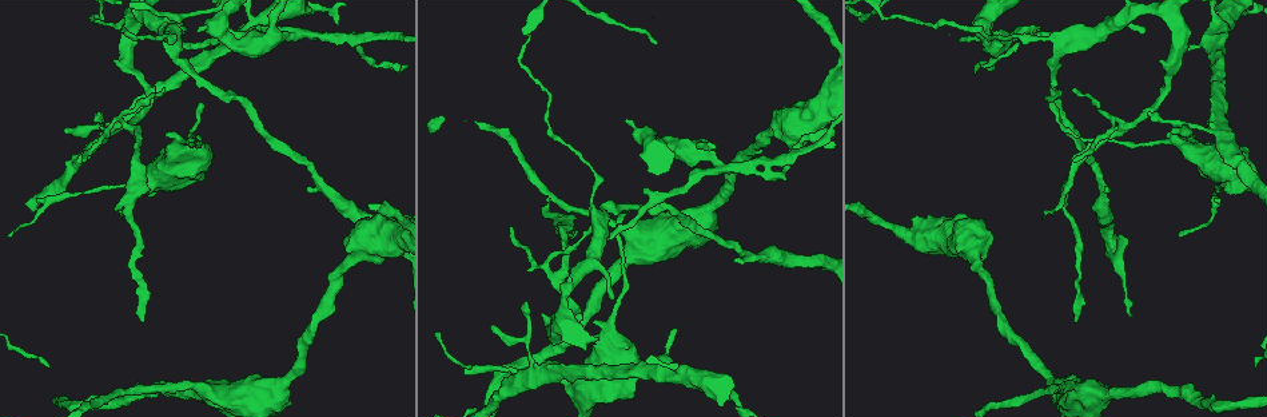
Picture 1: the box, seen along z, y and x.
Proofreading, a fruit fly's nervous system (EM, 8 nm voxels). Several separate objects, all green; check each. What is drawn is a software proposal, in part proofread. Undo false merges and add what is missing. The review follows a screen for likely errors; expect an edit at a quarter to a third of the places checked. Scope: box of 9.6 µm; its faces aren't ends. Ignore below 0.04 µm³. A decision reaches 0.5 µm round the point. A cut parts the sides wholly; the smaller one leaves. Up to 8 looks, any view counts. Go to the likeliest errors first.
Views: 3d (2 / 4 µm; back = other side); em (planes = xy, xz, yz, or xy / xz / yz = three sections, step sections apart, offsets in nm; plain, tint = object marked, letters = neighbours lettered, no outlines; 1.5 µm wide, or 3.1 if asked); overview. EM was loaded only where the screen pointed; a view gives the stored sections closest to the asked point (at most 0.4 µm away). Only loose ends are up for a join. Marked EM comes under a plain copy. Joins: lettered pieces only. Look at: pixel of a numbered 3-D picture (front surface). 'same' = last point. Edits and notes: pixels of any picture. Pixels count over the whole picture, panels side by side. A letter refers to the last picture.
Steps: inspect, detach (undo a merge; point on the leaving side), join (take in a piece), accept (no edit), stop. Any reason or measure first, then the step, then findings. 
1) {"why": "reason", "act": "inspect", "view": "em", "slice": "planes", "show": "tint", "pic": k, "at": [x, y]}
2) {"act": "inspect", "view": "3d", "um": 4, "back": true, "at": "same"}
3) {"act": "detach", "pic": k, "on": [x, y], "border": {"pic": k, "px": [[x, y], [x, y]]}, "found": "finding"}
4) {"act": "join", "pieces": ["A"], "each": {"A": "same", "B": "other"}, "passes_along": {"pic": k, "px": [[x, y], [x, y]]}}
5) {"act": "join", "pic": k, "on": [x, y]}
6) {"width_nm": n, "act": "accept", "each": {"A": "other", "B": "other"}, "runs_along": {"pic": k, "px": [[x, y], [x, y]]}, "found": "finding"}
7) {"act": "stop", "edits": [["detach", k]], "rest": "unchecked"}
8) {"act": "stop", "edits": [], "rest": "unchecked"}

{"why": "thick turns thin", "act": "inspect", "view": "3d", "um": 4, "pic": 1, "at": [1084, 40]}

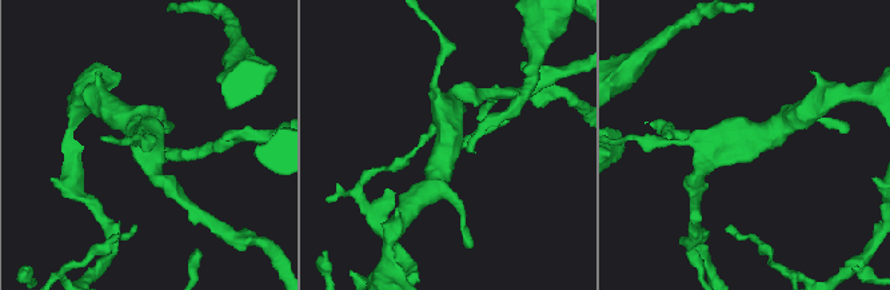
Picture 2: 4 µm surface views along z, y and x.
{"arms": 4, "act": "inspect", "view": "em", "slice": "xy", "step": 8, "show": "letters", "pic": 2, "at": [749, 144]}

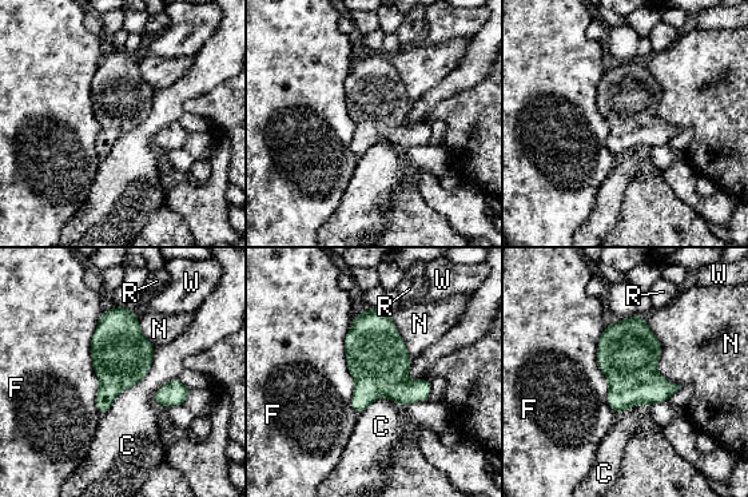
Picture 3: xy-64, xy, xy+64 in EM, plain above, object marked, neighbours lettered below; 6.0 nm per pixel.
{"act": "accept", "each": {"C": "other", "F": "other", "N": "other", "R": "other", "W": "other"}, "border": {"pic": 3, "px": [[643, 317], [680, 386]]}, "found": "continuous, no second cell"}

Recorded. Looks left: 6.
{"why": "thin end", "act": "inspect", "view": "3d", "um": 2, "pic": 1, "at": [119, 210]}

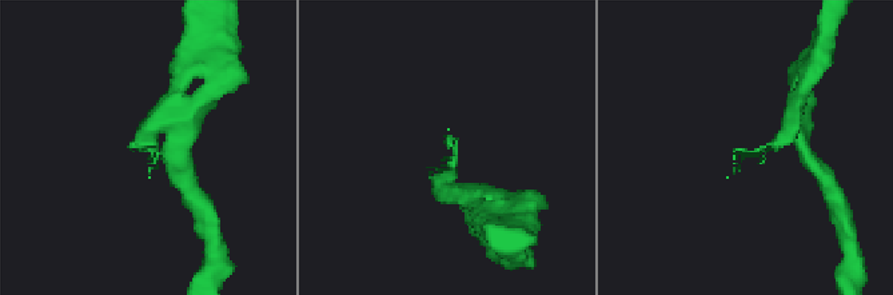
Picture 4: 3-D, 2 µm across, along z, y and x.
{"why": "shape alone is not enough", "act": "inspect", "view": "em", "slice": "planes", "show": "letters", "pic": 4, "at": [452, 138]}

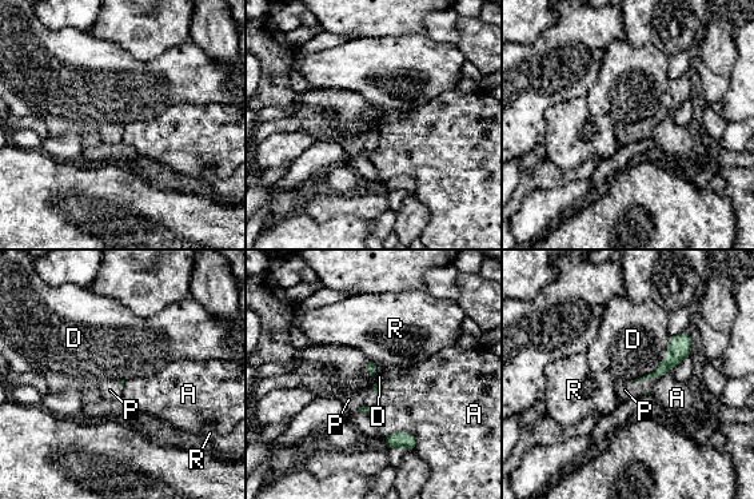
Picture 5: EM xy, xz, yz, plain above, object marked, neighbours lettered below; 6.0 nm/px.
{"act": "join", "pieces": ["P"], "each": {"A": "other", "D": "other", "P": "same", "R": "other"}, "passes_along": {"pic": 5, "px": [[375, 387], [375, 402], [366, 396]]}, "found": "it goes on there"}

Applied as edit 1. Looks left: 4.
{"why": "an open end", "act": "inspect", "view": "3d", "um": 2, "pic": 1, "at": [1074, 320]}

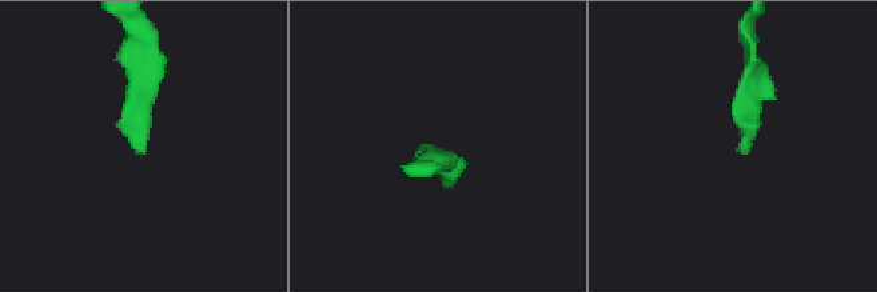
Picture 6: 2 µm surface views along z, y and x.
{"why": "shape alone is not enough", "act": "inspect", "view": "em", "slice": "planes", "show": "letters", "pic": 6, "at": [143, 154]}

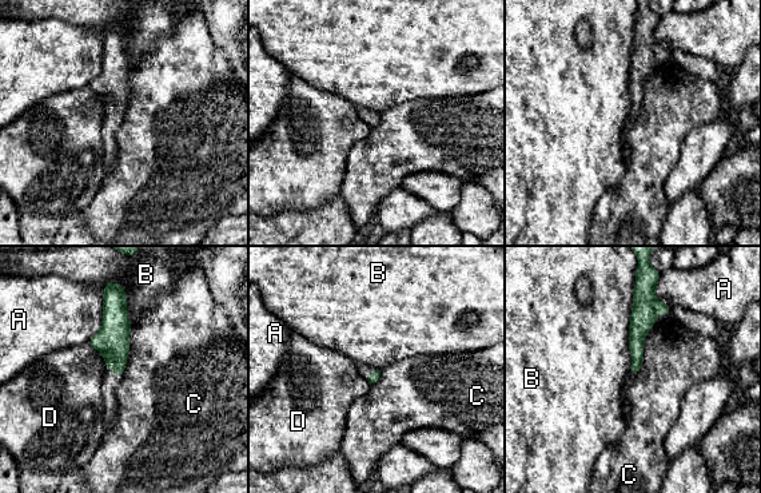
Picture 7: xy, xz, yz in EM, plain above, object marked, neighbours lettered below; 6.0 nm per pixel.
{"act": "accept", "each": {"A": "other", "B": "other", "C": "other", "D": "other"}, "border": {"pic": 7, "px": [[132, 326], [127, 364], [122, 374]]}, "found": "no lettered piece goes on from it"}

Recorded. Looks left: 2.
{"why": "thin end", "act": "inspect", "view": "em", "slice": "planes", "show": "letters", "pic": 1, "at": [675, 329]}

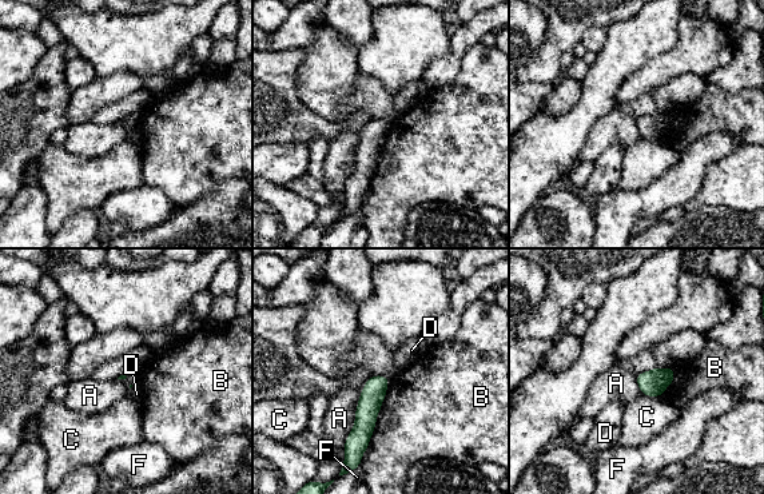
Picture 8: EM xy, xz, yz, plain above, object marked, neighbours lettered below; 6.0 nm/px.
{"act": "accept", "each": {"A": "other", "B": "other", "C": "other", "D": "other", "F": "other"}, "runs_along": {"pic": 8, "px": [[382, 379], [353, 451]]}, "found": "none of them fits"}

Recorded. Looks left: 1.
{"act": "stop", "edits": [["join", 5]], "rest": "unchecked"}

